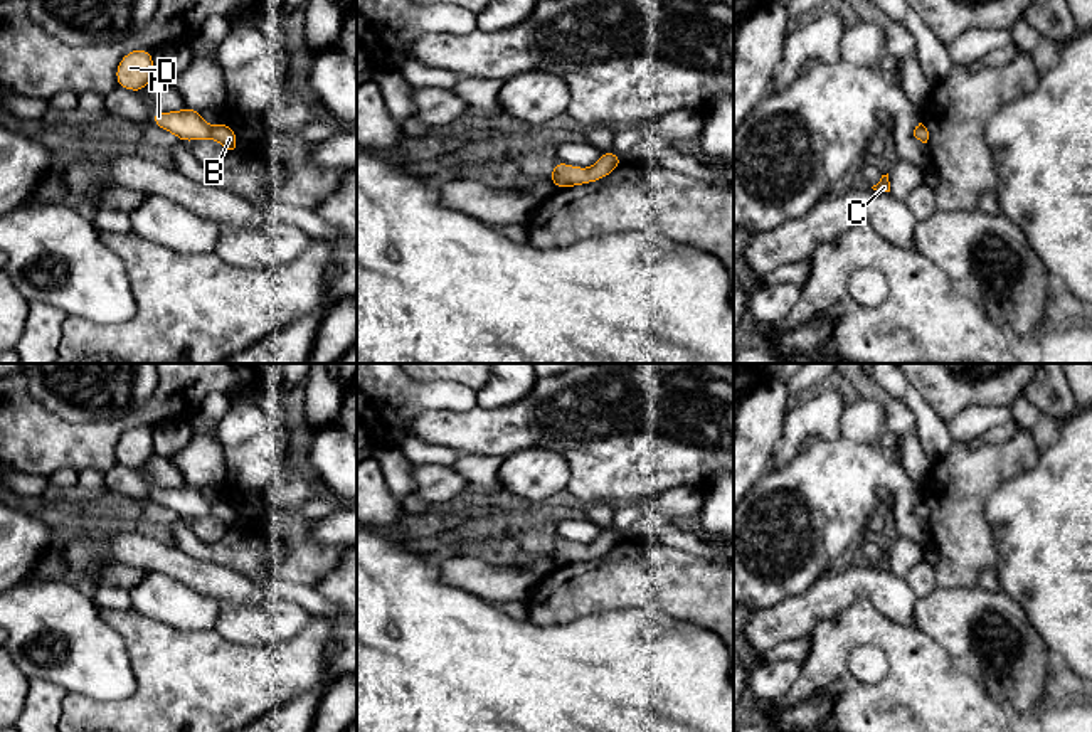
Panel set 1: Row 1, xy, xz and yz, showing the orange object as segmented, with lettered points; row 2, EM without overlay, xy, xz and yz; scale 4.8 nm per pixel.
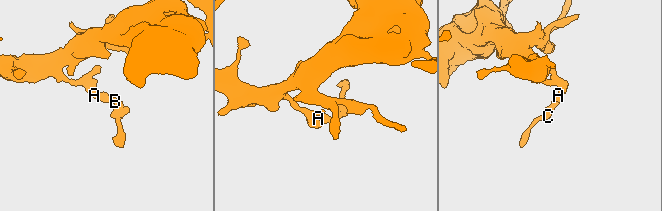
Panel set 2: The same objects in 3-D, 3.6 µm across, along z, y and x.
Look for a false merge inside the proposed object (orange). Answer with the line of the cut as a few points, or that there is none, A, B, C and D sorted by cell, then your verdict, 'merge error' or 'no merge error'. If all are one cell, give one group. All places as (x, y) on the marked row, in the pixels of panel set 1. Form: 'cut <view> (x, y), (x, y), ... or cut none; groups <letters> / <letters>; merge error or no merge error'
cut none; groups A B C D; no merge error

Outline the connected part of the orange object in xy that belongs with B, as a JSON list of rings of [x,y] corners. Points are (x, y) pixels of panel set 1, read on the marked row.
[[[185,106],[173,113],[156,111],[151,114],[151,123],[168,130],[182,141],[214,138],[227,153],[239,153],[236,131],[225,123],[209,126],[197,109]]]

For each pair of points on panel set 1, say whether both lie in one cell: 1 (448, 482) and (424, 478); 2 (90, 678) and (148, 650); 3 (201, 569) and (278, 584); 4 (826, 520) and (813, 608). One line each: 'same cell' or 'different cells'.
1: same cell
2: different cells
3: different cells
4: different cells

